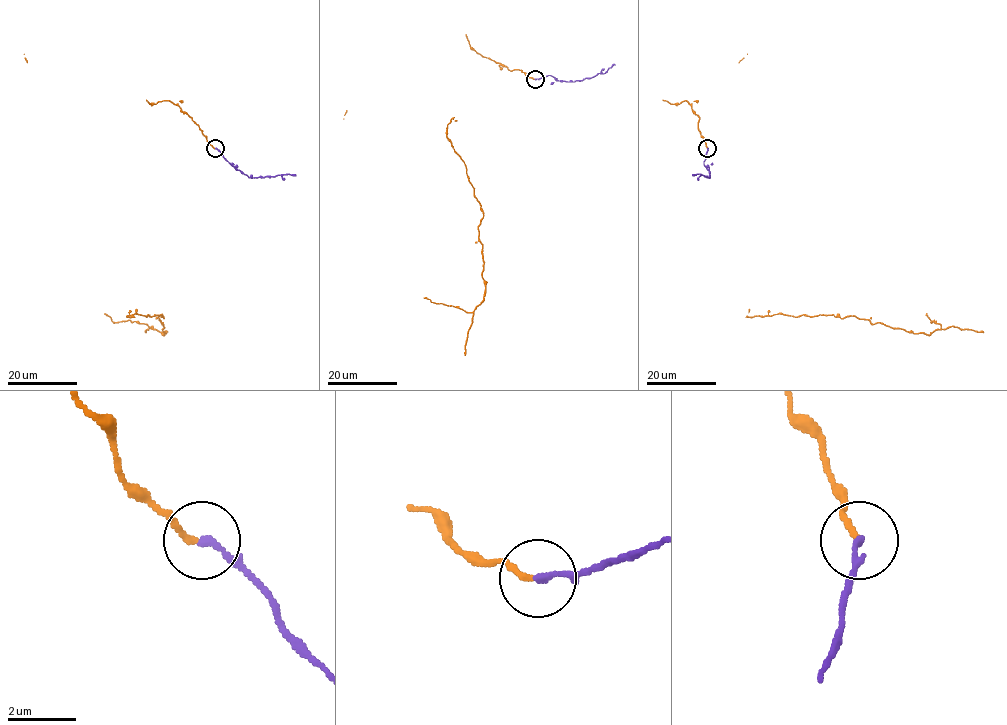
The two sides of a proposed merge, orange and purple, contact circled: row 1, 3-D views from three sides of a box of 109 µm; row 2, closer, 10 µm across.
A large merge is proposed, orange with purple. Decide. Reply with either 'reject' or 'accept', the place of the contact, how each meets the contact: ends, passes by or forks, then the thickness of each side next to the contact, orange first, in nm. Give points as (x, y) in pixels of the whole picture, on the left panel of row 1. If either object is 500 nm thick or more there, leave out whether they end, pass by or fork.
accept | (215, 148) | orange ends | purple ends | 180/200 nm

